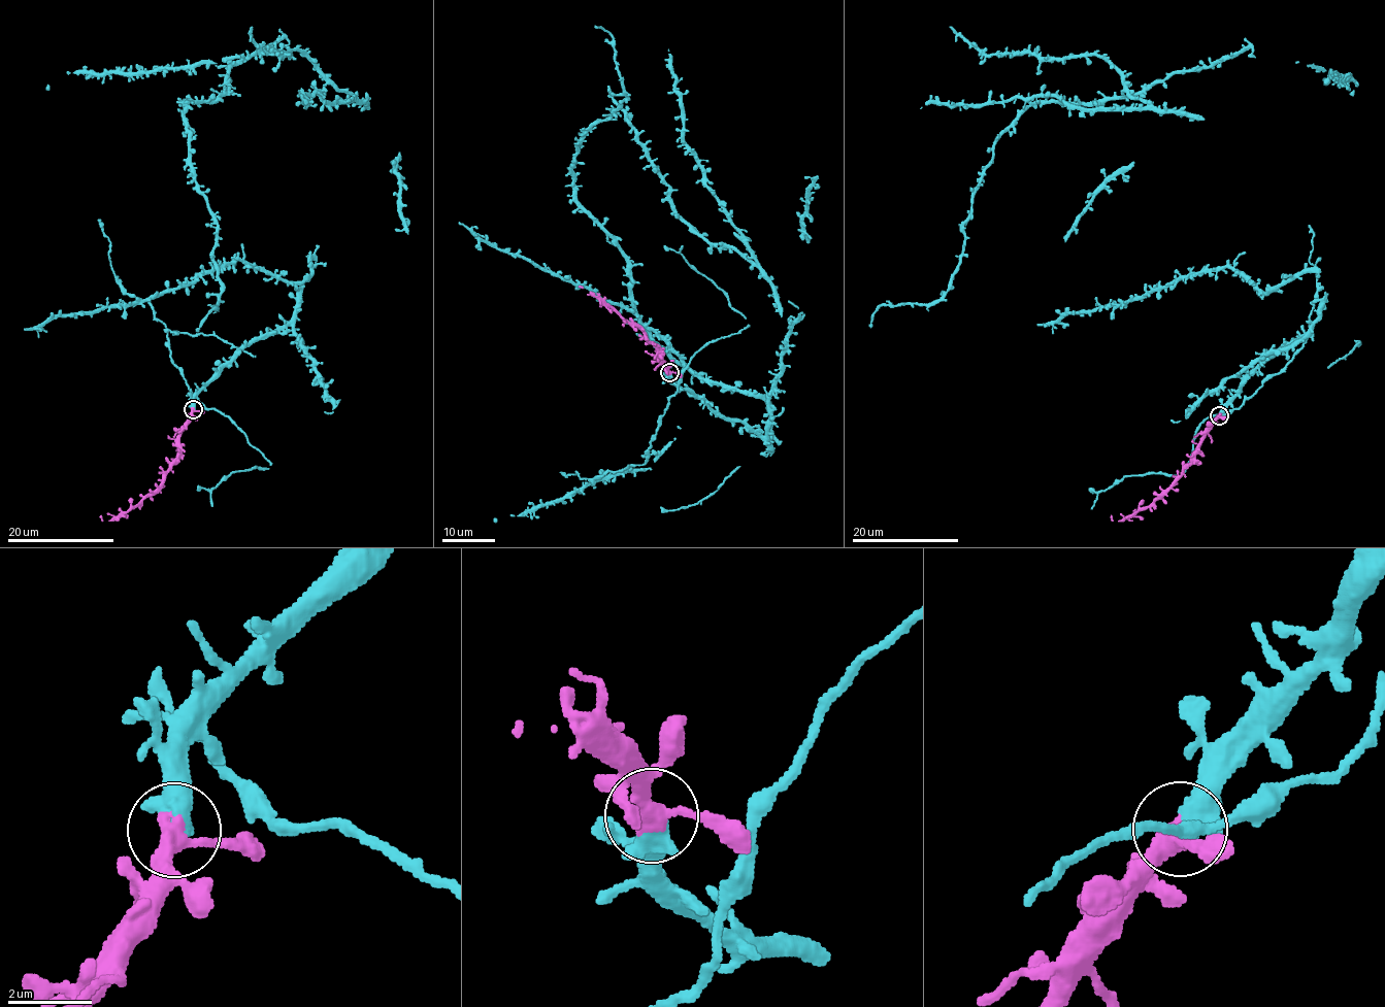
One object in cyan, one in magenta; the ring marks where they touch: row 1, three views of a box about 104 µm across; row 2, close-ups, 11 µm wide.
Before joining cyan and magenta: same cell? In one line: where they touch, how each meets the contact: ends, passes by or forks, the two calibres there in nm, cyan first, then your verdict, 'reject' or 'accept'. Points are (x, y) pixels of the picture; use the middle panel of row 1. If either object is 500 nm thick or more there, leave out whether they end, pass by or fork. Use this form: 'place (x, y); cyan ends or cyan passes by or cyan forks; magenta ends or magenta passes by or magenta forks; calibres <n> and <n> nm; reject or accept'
place (669, 372); calibres 500 and 400 nm; accept

